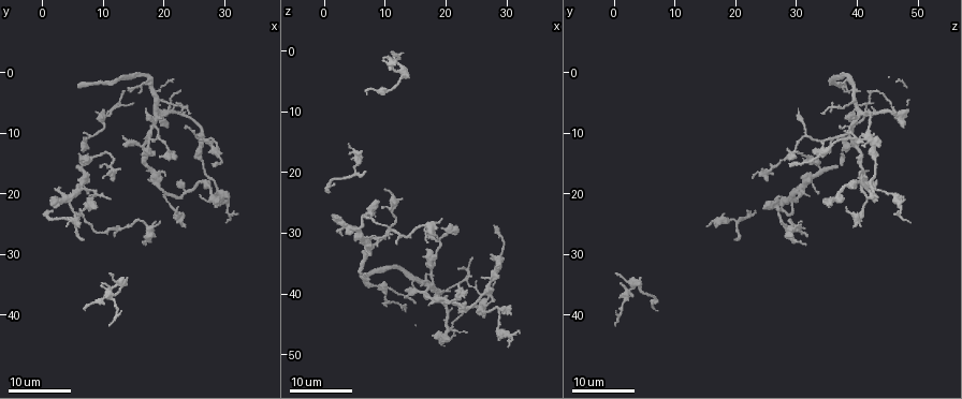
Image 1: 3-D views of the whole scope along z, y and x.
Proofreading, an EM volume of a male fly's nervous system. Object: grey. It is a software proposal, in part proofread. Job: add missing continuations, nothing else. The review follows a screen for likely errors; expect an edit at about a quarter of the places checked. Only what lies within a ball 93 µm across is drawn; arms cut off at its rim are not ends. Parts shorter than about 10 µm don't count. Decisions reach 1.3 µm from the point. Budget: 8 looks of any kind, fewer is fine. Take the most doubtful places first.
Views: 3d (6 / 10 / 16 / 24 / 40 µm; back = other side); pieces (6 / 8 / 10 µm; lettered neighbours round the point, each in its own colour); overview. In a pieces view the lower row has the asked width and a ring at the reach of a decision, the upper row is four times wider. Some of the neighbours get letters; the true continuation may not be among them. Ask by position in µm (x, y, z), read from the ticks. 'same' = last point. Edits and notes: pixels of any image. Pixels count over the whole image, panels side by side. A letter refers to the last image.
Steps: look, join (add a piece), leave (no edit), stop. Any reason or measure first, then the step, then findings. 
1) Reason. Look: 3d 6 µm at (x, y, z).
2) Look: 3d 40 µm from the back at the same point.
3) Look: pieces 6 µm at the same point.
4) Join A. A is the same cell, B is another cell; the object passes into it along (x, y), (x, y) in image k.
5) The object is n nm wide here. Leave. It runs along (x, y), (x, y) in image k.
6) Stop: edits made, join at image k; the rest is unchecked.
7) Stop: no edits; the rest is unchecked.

Branch stops here. Look: 3d 16 µm at (7.0, 27.5, 19.5).

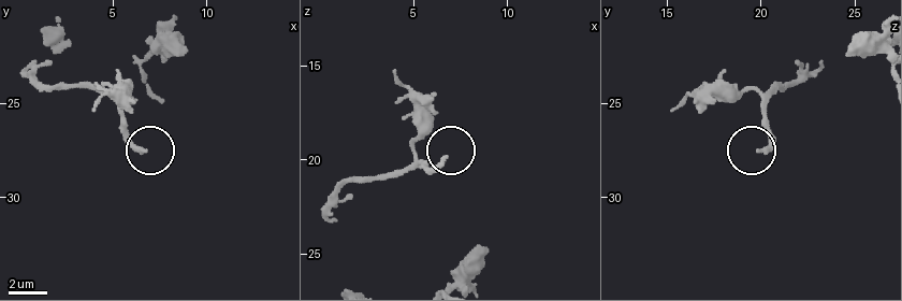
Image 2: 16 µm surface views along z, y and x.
What lies round it. Look: pieces 6 µm at (6.6, 27.5, 20.0).

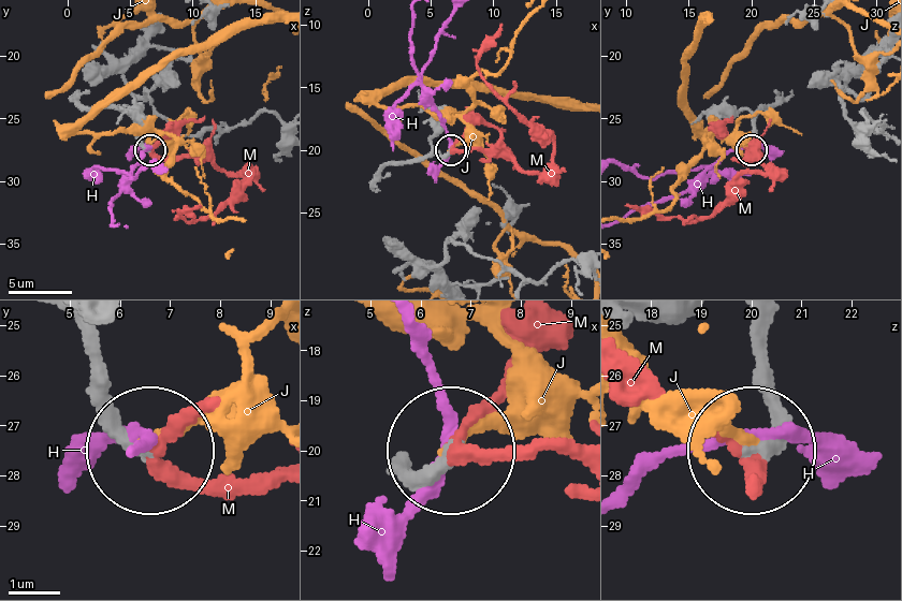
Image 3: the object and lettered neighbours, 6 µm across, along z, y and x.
Join M. M is the same cell, H and J are other cells; the object passes into it along (451, 455), (576, 442) in image 3; it goes on there.

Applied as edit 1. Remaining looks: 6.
See it whole again. Look: overview.

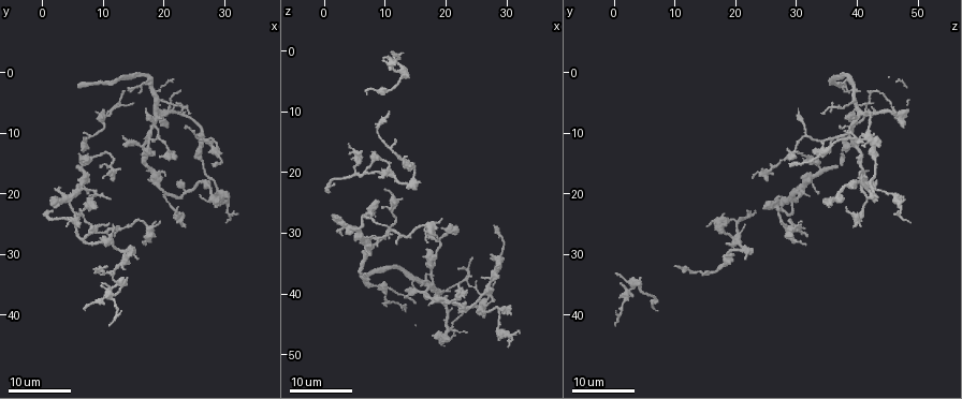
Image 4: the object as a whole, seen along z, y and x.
Branch stops here. Look: 3d 24 µm at (10.5, 21.0, 30.0).

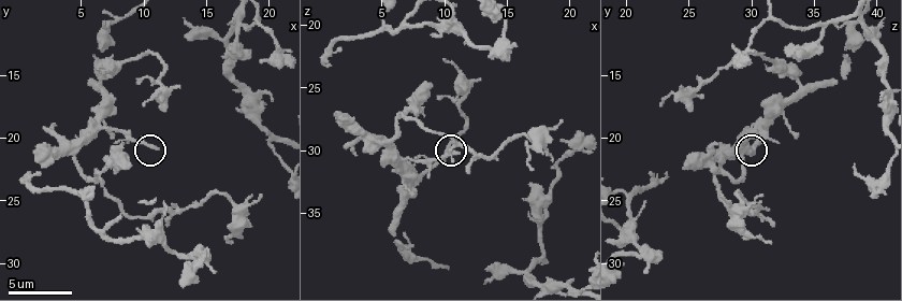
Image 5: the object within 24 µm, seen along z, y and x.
Look: pieces 8 µm at (11.2, 20.8, 30.2).

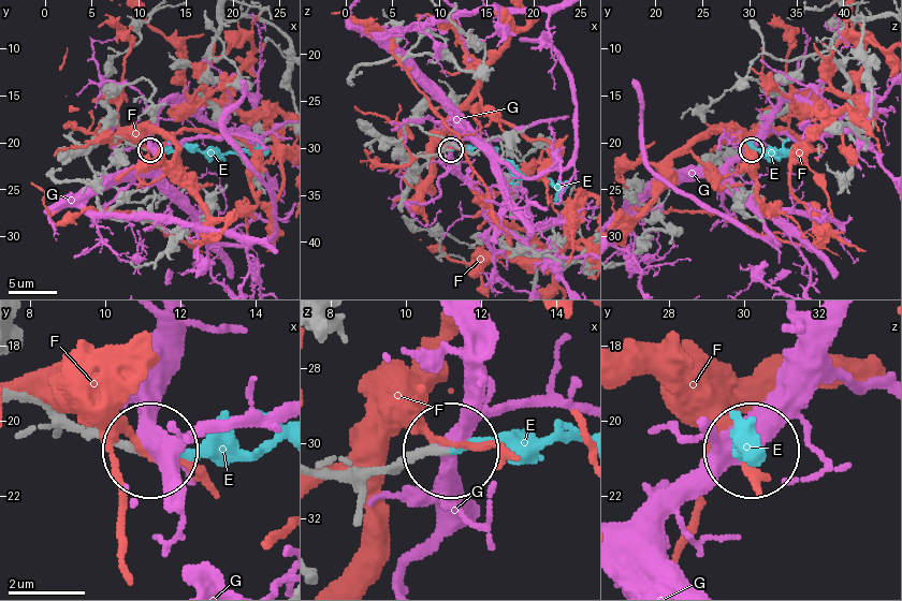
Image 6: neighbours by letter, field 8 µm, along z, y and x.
Join E. E is the same cell, F and G are other cells; the object passes into it along (45, 399), (150, 457), (244, 457), (282, 441) in image 6; the neuron continues.

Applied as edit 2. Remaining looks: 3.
Free end. Look: 3d 24 µm at (10.5, 25.0, 18.5).

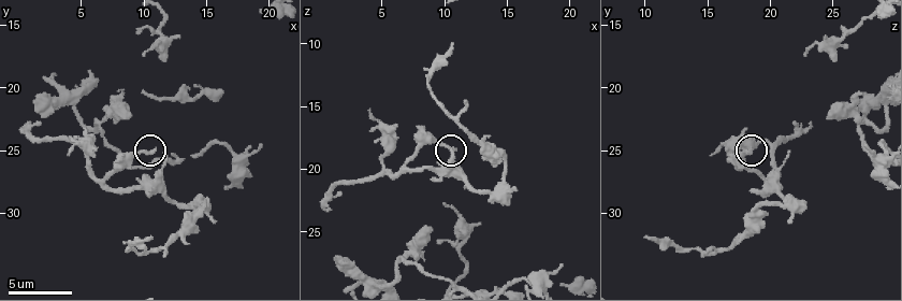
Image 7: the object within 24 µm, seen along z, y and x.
Look: pieces 8 µm at (10.8, 25.2, 18.4).

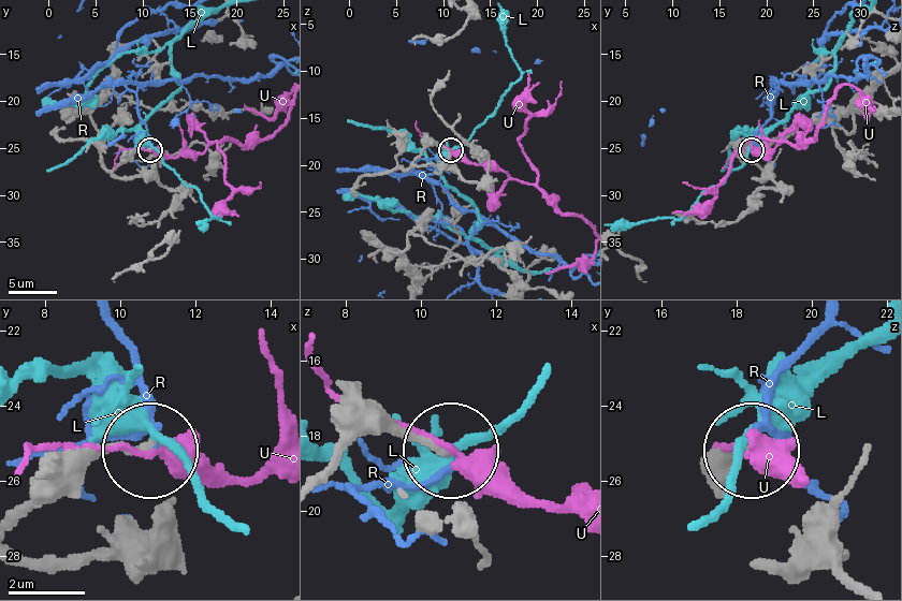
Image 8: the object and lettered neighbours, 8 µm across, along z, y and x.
Leave. L, R and U are other cells; none of them fits.

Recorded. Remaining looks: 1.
Stop: edits made, join at image 3, join at image 6; the rest is unchecked.

